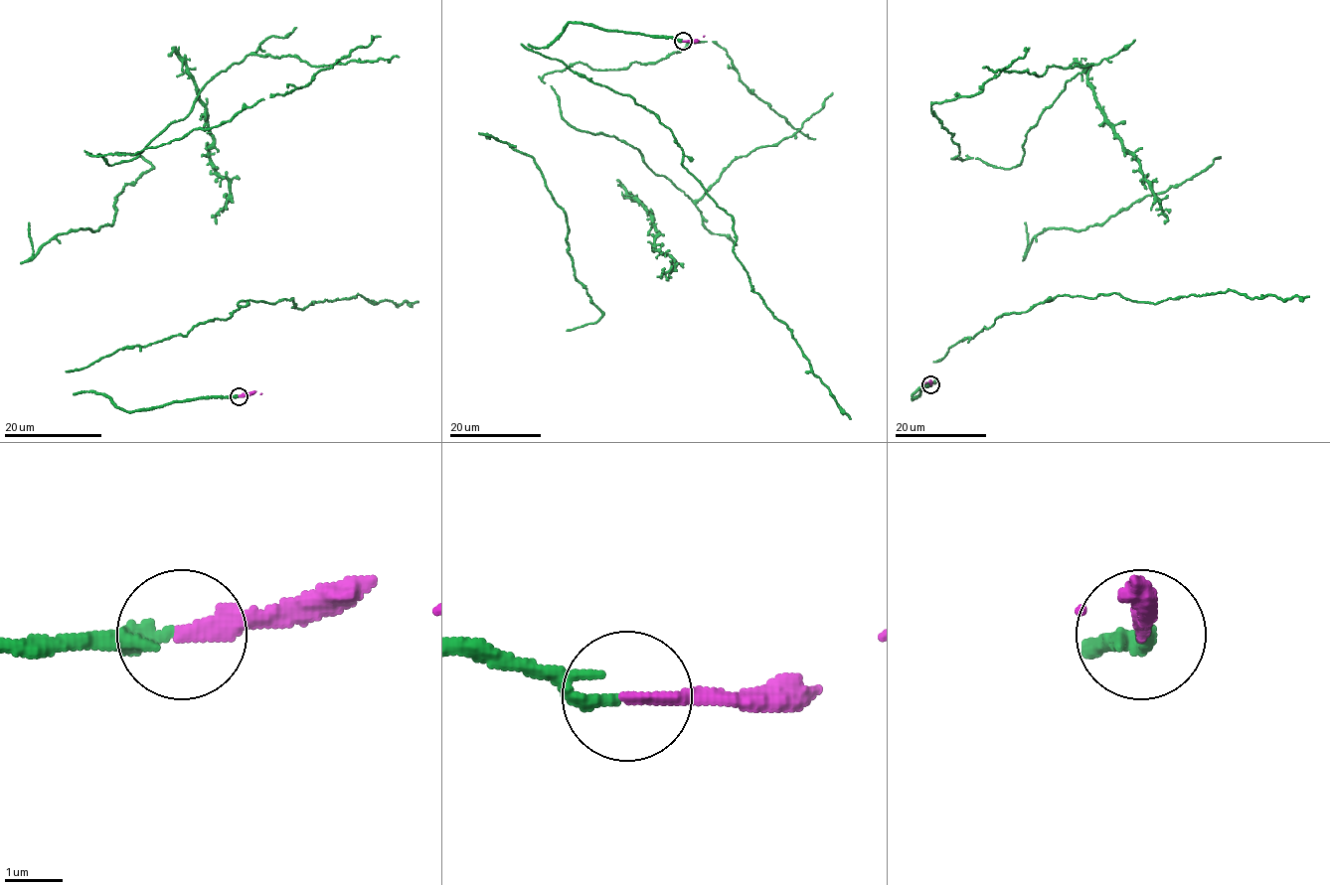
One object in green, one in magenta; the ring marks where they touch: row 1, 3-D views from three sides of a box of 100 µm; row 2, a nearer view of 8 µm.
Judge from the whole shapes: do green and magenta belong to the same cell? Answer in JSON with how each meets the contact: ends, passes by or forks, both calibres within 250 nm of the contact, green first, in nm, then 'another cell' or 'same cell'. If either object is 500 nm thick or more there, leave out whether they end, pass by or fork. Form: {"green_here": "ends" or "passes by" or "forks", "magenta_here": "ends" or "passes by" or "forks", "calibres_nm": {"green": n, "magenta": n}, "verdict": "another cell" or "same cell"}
{"green_here": "passes by", "magenta_here": "ends", "calibres_nm": {"green": 200, "magenta": 280}, "verdict": "same cell"}

